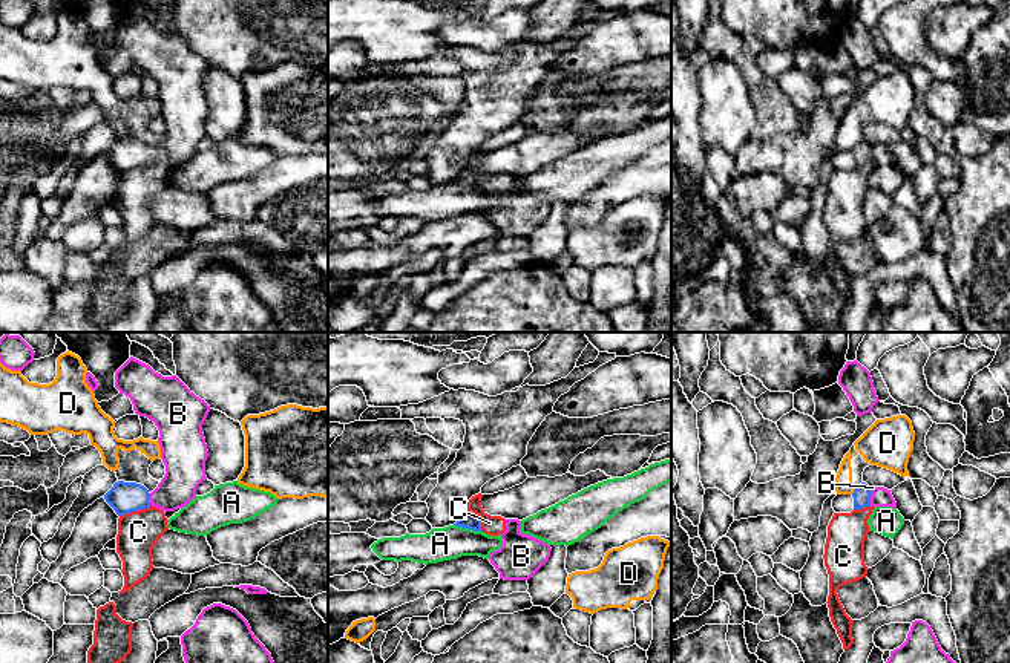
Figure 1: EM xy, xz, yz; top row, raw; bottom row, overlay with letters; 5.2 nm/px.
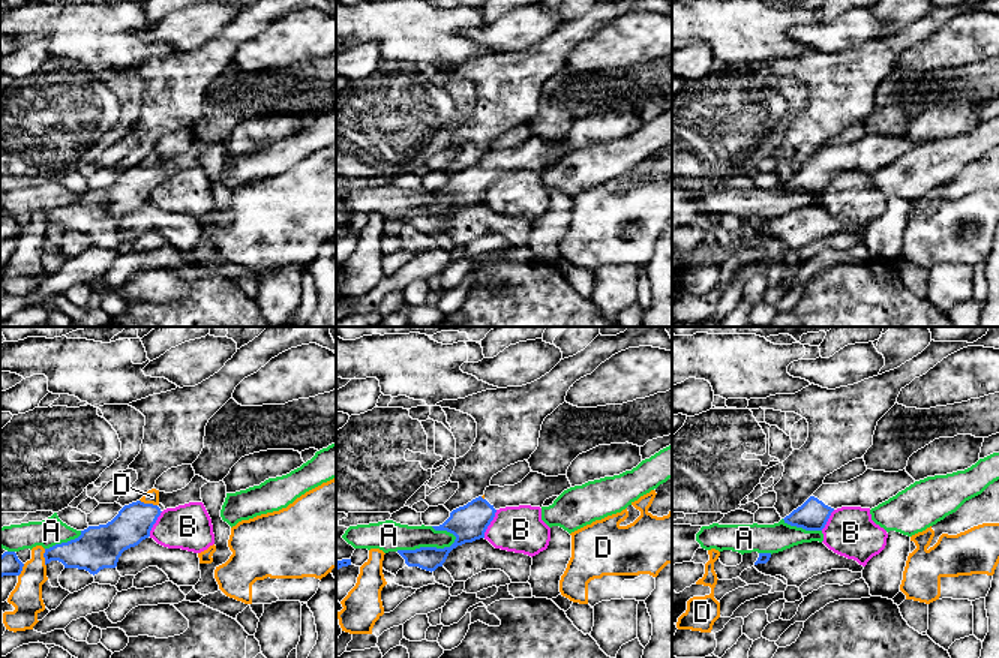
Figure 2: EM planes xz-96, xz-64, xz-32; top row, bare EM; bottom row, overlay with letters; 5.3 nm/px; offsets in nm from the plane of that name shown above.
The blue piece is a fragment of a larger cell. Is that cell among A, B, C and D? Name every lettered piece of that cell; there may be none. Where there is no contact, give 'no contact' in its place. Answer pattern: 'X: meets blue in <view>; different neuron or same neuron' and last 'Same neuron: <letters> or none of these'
A: meets blue in xz; different neuron
B: meets blue in yz; different neuron
C: meets blue in xy; different neuron
D: meets blue in yz; different neuron
Same neuron: none of these

